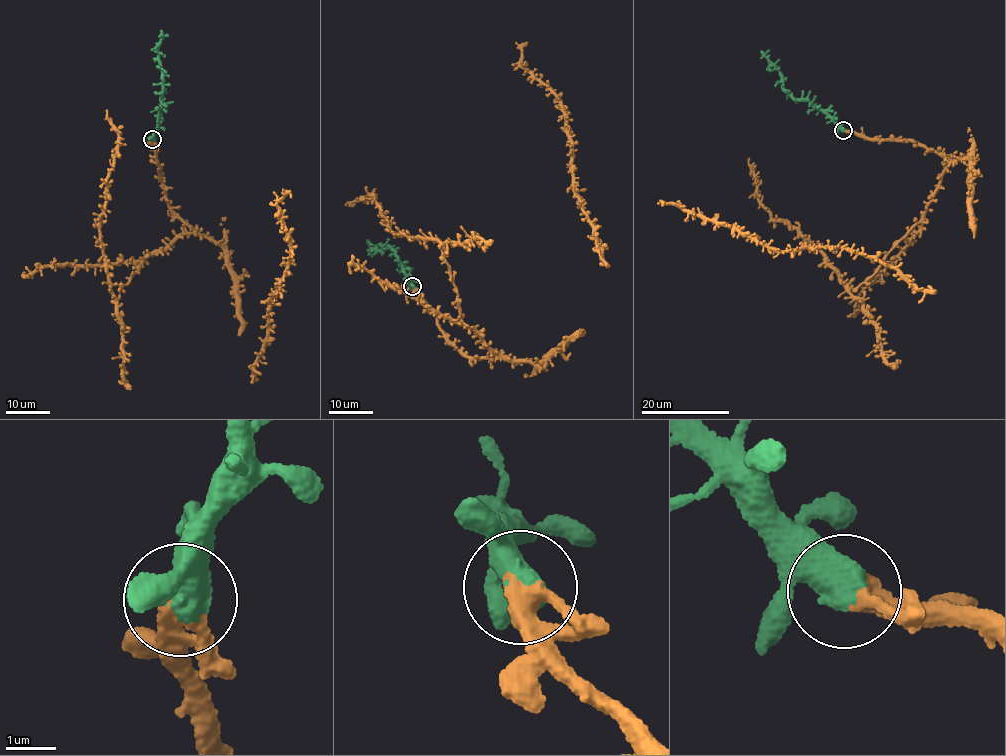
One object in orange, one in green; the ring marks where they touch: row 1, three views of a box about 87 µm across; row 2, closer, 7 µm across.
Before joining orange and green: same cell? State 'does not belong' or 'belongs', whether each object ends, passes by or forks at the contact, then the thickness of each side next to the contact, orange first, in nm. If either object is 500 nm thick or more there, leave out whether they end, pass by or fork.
belongs; 550 nm thick on the orange side, 700 nm on the other

